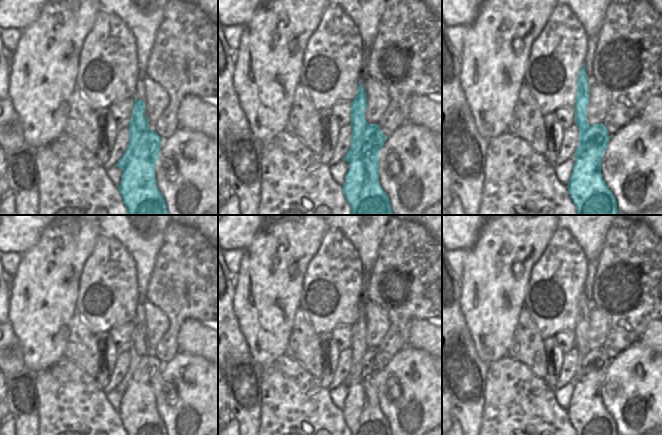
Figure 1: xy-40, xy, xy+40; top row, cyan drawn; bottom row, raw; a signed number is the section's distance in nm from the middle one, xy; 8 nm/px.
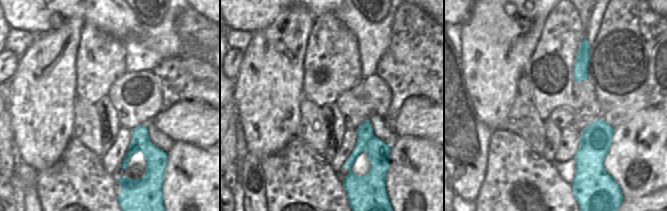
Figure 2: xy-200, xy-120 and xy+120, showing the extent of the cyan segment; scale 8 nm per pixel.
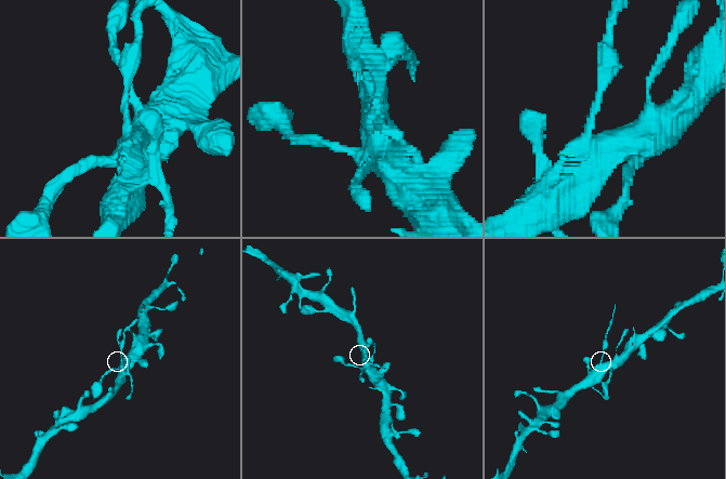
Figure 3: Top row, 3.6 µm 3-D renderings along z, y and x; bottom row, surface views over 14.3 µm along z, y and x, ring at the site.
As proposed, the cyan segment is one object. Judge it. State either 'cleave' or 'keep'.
cleave

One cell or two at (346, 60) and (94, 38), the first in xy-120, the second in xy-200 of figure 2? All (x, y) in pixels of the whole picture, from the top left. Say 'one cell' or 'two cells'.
one cell

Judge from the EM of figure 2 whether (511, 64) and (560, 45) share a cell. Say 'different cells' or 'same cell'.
different cells

